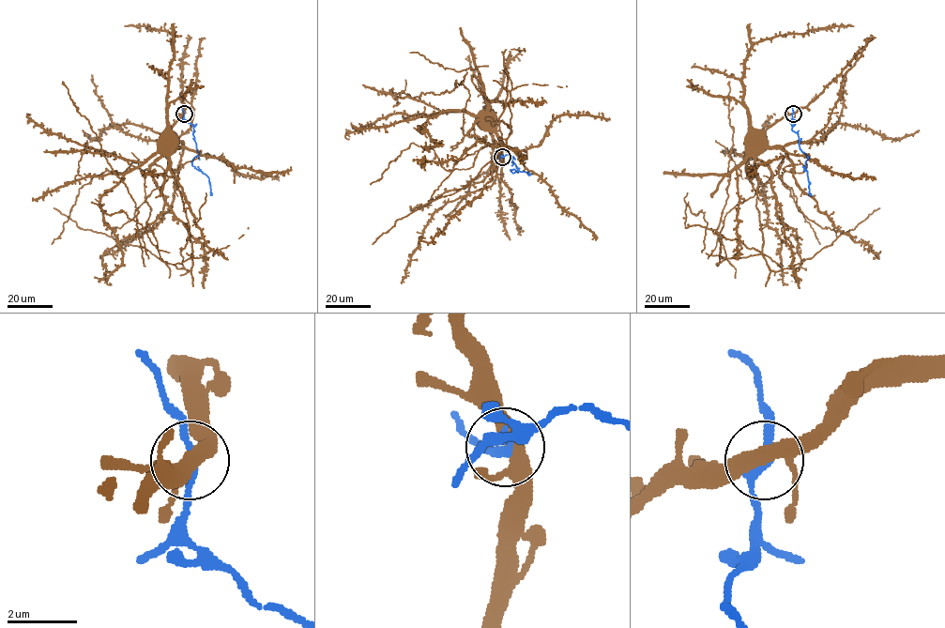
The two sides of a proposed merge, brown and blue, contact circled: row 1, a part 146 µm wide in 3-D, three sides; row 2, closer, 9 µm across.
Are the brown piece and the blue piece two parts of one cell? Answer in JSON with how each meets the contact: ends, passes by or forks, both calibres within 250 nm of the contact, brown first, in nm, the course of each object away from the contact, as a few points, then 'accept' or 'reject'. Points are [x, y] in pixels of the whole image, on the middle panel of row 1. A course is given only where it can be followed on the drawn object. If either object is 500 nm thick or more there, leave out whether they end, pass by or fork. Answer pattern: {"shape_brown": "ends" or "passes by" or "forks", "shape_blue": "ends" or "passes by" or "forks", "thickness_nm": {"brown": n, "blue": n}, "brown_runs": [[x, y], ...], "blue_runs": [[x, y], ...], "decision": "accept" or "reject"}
{"shape_brown": "forks", "shape_blue": "passes by", "thickness_nm": {"brown": 360, "blue": 200}, "brown_runs": [[502, 157], [491, 132], [481, 124], [481, 111], [485, 112]], "blue_runs": [[502, 157], [512, 156], [511, 161], [517, 169], [512, 173], [510, 169], [528, 175]], "decision": "reject"}

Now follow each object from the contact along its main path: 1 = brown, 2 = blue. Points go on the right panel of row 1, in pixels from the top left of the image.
1: (793, 114), (786, 114), (758, 132), (747, 145)
2: (793, 114), (792, 130), (798, 134), (800, 148), (809, 158), (805, 164), (811, 195)

